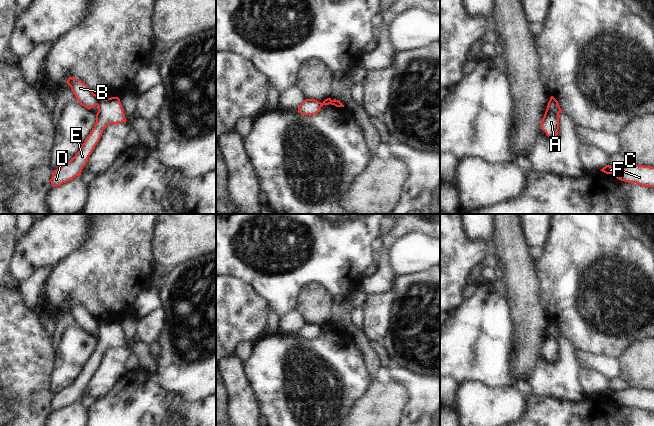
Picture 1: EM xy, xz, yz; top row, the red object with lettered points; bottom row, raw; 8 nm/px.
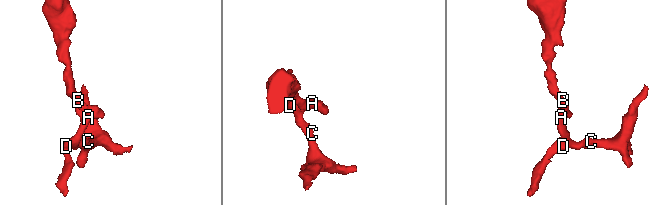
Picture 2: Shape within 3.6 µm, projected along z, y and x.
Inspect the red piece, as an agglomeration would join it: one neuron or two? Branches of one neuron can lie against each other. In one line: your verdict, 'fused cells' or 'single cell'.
fused cells

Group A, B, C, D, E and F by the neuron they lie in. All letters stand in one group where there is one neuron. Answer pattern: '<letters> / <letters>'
A C D E F / B

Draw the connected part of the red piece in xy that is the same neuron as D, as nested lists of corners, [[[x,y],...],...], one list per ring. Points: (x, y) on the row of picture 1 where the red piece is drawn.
[[[118,97],[99,98],[97,106],[98,112],[94,128],[86,137],[75,156],[69,162],[54,170],[50,179],[52,187],[57,187],[76,176],[80,176],[89,156],[99,142],[103,130],[110,124],[119,124],[127,121]]]

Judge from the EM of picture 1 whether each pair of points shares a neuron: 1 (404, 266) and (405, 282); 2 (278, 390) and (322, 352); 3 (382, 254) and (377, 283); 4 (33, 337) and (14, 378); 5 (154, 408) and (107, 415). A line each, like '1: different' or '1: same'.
1: different
2: same
3: same
4: same
5: same

